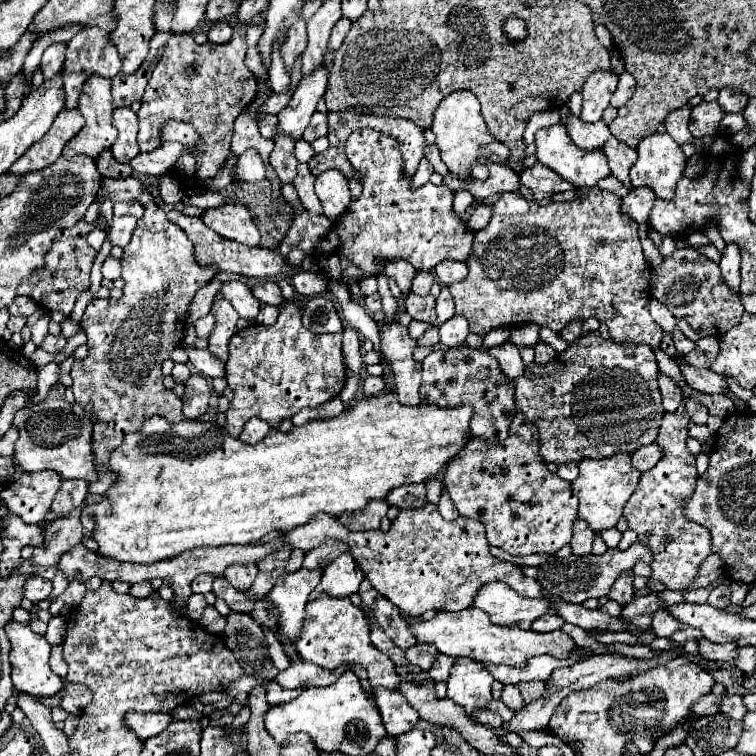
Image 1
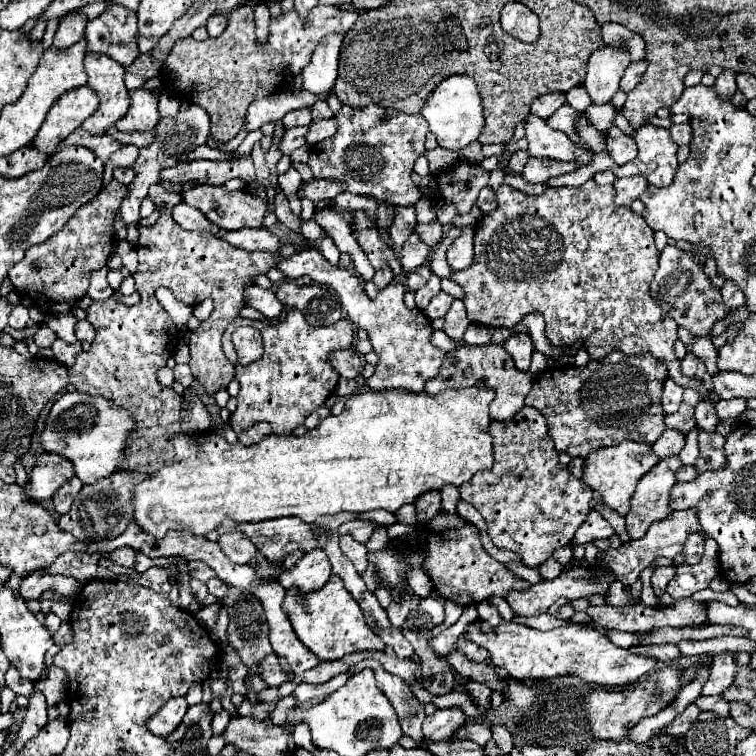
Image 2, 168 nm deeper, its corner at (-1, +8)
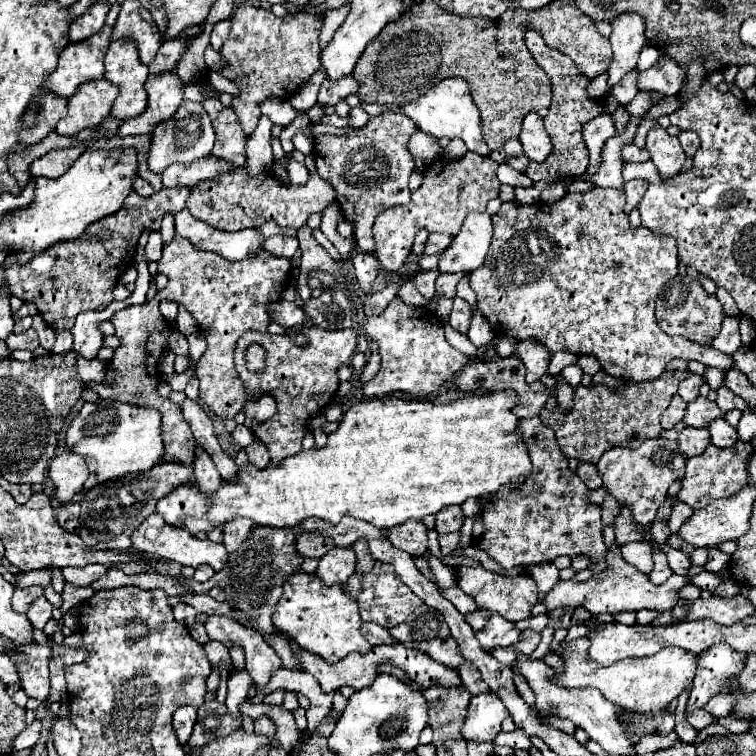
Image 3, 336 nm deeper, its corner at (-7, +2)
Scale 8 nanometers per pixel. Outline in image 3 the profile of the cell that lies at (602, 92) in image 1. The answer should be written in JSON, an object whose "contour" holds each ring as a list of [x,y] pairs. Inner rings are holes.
{"contour":[[[620,15],[620,19],[614,19],[610,43],[612,43],[614,57],[606,69],[608,89],[618,85],[624,75],[636,69],[638,53],[646,45],[642,17],[640,15]]]}

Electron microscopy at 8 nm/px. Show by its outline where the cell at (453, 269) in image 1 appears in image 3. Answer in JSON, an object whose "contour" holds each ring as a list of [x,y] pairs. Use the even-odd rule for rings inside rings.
{"contour":[[[472,213],[464,219],[460,233],[454,237],[452,245],[446,249],[438,263],[442,273],[472,273],[486,257],[492,239],[492,221],[488,213]]]}

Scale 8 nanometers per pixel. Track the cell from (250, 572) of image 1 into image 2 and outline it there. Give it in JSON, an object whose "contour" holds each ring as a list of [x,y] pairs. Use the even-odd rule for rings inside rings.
{"contour":[[[230,531],[230,533],[220,535],[218,545],[220,545],[220,549],[224,551],[224,555],[226,555],[230,561],[238,563],[238,565],[248,563],[248,561],[256,555],[254,543],[252,543],[242,531]]]}

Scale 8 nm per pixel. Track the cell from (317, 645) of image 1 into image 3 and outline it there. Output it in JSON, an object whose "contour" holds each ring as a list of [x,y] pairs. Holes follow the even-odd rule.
{"contour":[[[296,571],[284,581],[284,595],[280,597],[272,617],[274,627],[292,635],[302,649],[320,655],[326,663],[338,663],[354,651],[360,655],[372,651],[372,645],[360,633],[362,619],[356,599],[352,599],[342,585],[324,587],[318,581],[320,579],[316,579],[316,575],[308,575],[304,571]]]}

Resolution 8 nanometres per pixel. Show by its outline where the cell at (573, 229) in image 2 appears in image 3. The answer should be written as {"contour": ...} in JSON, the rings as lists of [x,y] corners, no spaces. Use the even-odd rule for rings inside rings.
{"contour":[[[596,187],[596,189],[592,189],[588,193],[566,193],[556,203],[542,203],[542,201],[532,203],[532,205],[520,205],[516,201],[502,203],[500,211],[492,217],[494,237],[492,237],[486,261],[476,273],[470,273],[470,287],[476,293],[478,309],[482,311],[482,315],[492,325],[492,331],[496,335],[510,335],[510,337],[514,337],[518,341],[532,337],[532,339],[544,343],[544,347],[548,349],[550,355],[554,355],[556,351],[568,351],[568,353],[574,353],[574,355],[584,355],[584,353],[594,355],[594,357],[598,357],[600,367],[602,367],[604,373],[608,373],[612,377],[624,377],[628,381],[652,381],[652,379],[656,379],[658,375],[662,375],[666,371],[668,361],[672,361],[674,357],[696,359],[700,363],[706,363],[706,365],[718,367],[718,369],[732,367],[734,365],[732,357],[716,351],[712,345],[700,345],[700,343],[694,343],[694,341],[690,341],[686,337],[680,337],[680,335],[672,337],[672,335],[666,335],[660,329],[660,325],[654,319],[654,301],[656,301],[656,295],[658,295],[660,287],[666,281],[670,281],[672,277],[676,277],[676,273],[678,273],[676,243],[668,235],[658,235],[658,233],[650,231],[648,227],[632,227],[630,221],[628,221],[628,215],[622,211],[622,207],[624,207],[624,193],[620,189],[602,189],[602,187]]]}

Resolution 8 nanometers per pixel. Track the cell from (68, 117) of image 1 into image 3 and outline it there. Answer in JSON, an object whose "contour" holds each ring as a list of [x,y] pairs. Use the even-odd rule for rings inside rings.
{"contour":[[[106,79],[88,83],[88,87],[80,87],[80,91],[68,99],[68,115],[56,123],[54,133],[74,137],[82,129],[100,125],[110,113],[116,97],[118,87],[114,83],[106,83]]]}

